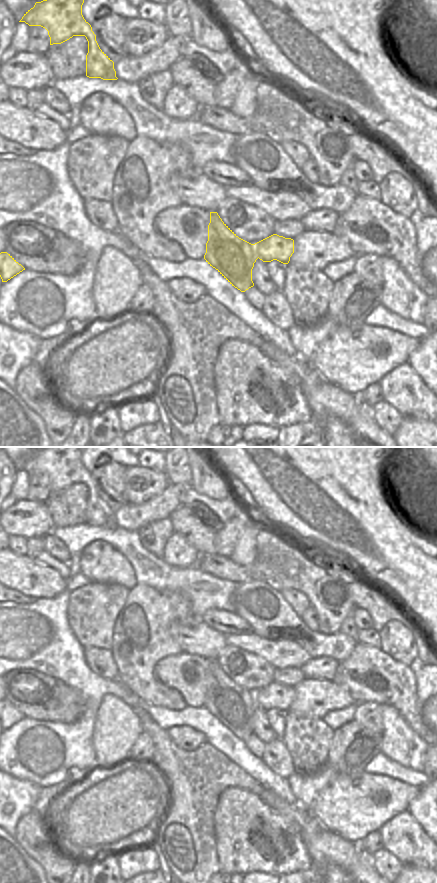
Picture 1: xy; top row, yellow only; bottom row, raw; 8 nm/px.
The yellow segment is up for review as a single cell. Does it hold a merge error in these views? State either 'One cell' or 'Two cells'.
Two cells

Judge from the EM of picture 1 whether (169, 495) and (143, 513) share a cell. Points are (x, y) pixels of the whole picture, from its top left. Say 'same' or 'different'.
same

